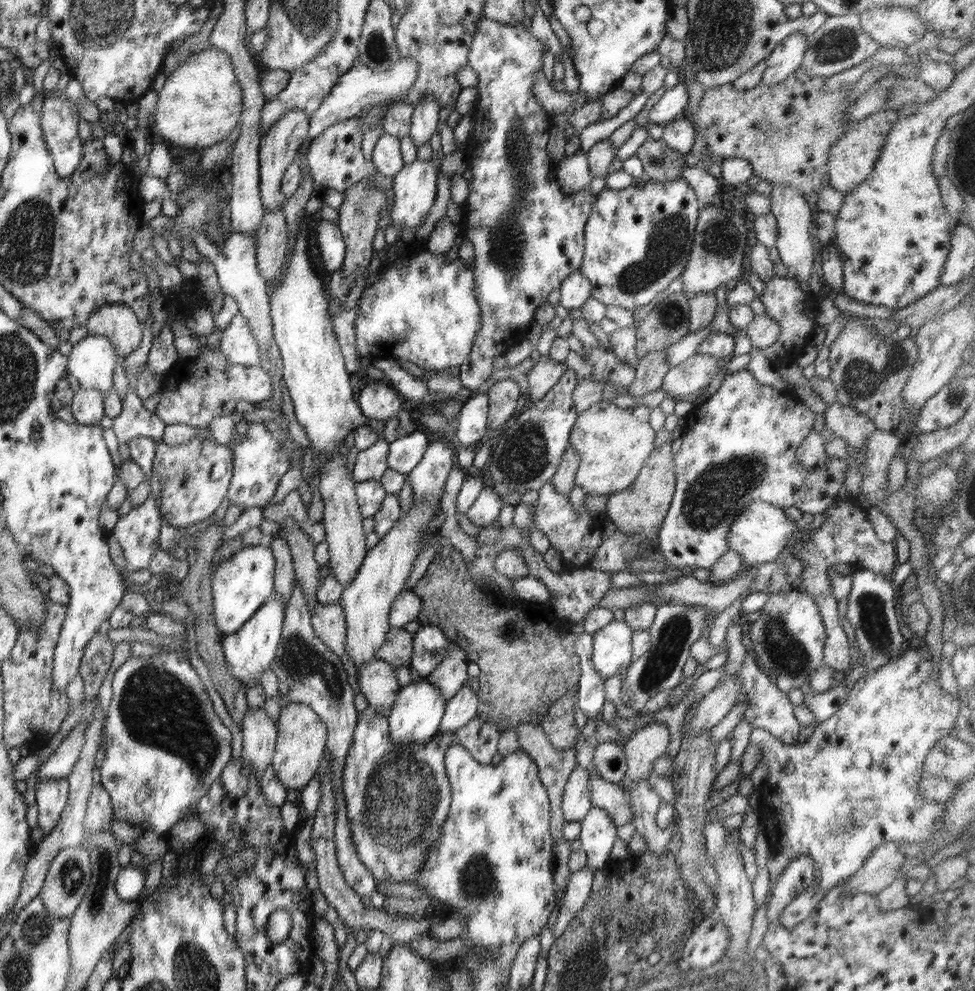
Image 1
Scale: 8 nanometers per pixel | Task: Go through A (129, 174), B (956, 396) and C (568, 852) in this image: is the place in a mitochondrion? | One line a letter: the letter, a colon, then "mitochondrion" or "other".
A: other
B: mitochondrion
C: other

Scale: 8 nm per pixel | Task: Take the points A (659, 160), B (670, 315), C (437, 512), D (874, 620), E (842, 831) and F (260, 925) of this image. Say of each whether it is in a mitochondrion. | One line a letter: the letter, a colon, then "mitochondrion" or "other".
A: mitochondrion
B: mitochondrion
C: other
D: mitochondrion
E: mitochondrion
F: other

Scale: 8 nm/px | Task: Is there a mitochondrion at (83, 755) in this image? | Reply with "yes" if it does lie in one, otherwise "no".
no

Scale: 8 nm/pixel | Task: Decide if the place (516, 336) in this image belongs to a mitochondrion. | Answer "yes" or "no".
no

